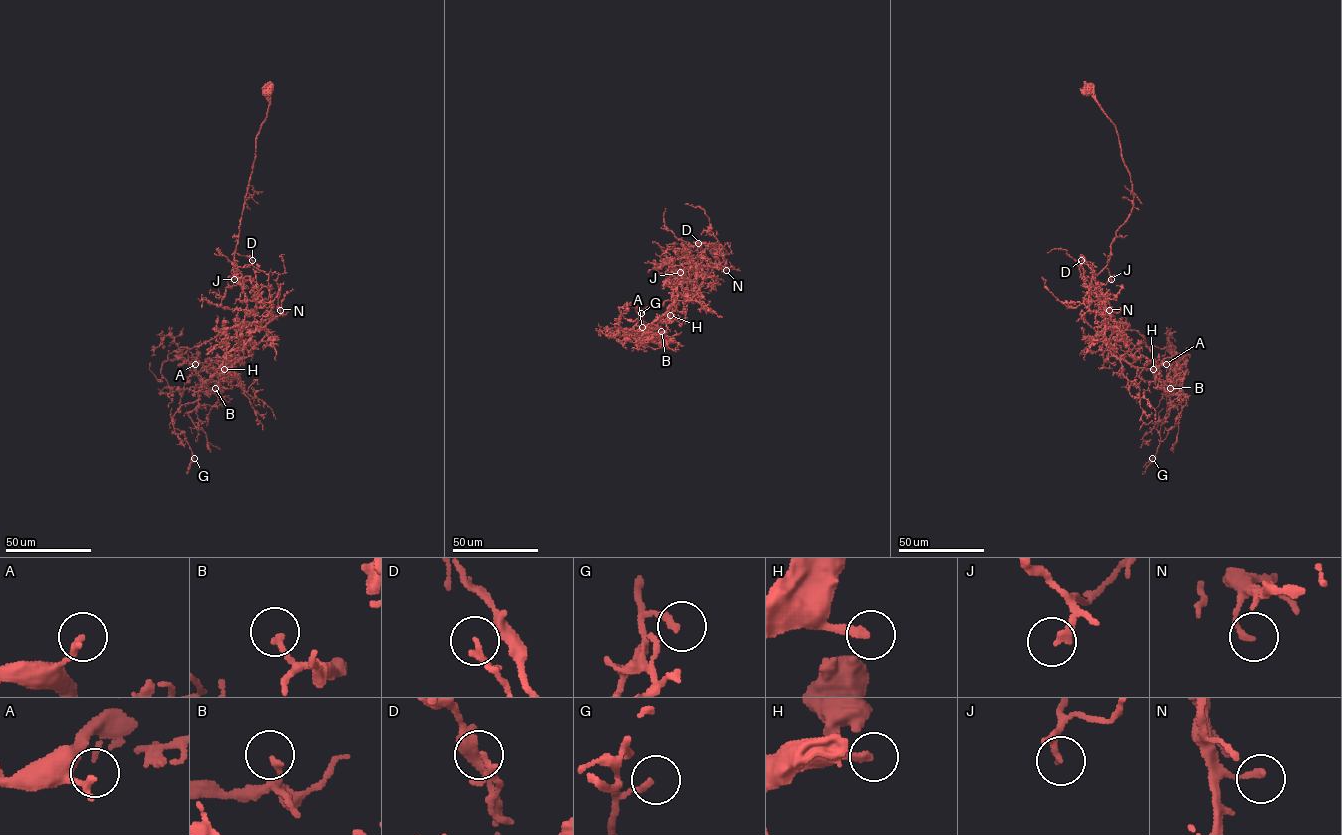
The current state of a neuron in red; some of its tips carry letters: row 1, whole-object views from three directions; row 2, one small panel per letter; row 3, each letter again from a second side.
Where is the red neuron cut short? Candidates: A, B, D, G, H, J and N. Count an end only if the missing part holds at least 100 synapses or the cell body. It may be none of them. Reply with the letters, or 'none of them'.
H

